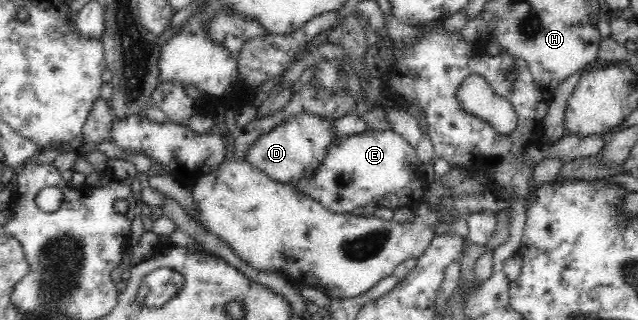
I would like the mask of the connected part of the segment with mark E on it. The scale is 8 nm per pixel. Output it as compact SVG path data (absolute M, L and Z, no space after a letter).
M367 129L334 138L314 174L300 178L292 187L330 212L351 213L354 208L370 202L376 208L395 211L408 207L413 210L422 203L422 192L429 183L423 164L416 157L415 147L403 136L392 130Z

